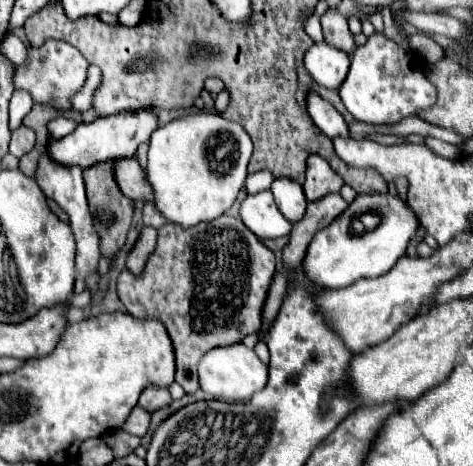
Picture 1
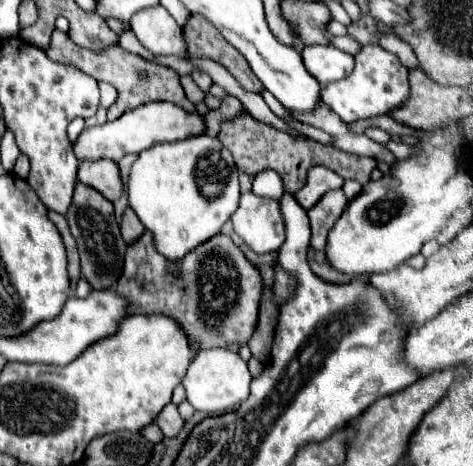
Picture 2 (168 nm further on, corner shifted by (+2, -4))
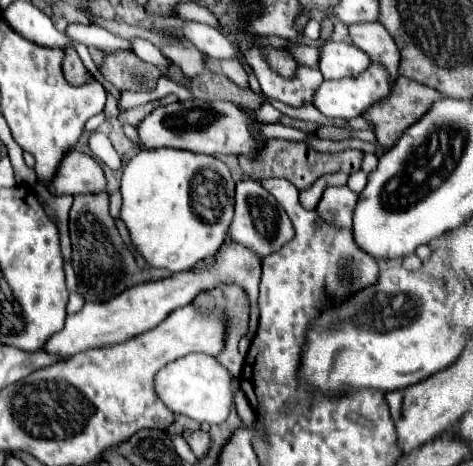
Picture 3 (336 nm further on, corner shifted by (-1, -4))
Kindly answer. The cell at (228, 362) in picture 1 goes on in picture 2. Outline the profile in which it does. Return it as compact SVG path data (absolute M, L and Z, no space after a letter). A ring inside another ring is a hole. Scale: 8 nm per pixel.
M207 348L197 354L197 358L189 364L181 384L187 394L187 402L201 412L223 412L237 402L241 404L249 396L249 384L253 376L247 370L247 362L241 360L239 354L229 352L225 348Z

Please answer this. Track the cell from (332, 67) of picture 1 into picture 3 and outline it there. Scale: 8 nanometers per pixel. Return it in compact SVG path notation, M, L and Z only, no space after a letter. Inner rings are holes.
M326 40L320 48L320 72L326 80L358 76L368 64L370 56L352 44Z

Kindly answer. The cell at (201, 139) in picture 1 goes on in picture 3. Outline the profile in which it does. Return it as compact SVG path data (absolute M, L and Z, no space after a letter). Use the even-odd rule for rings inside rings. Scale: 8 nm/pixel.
M160 148L160 150L140 150L124 168L122 174L122 220L126 222L132 242L136 248L140 248L140 254L148 260L150 266L154 268L168 268L172 272L182 272L192 268L198 260L212 256L218 252L218 248L224 244L228 226L234 216L234 194L236 194L236 184L232 180L230 168L218 160L216 156L210 154L196 154L188 150L176 150L176 148ZM204 170L212 170L216 176L216 190L214 190L214 200L218 206L214 208L216 218L206 220L194 204L192 192L194 192L194 180L200 178Z

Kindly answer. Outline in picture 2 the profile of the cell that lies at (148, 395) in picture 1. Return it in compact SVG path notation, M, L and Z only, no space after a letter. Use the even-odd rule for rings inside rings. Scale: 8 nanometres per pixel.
M167 404L167 406L163 408L163 412L161 412L161 414L157 416L157 420L155 420L155 424L163 430L163 434L165 434L167 438L175 438L175 436L181 432L183 422L185 422L185 420L179 416L175 404Z

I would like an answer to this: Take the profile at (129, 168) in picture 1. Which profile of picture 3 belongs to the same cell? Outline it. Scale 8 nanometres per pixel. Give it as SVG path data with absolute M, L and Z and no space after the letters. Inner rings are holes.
M72 150L64 156L48 190L52 194L100 194L106 192L106 176L94 156Z

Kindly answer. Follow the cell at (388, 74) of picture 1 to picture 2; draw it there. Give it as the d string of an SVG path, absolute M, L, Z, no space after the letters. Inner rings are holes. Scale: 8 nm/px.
M367 44L355 54L353 72L337 82L327 84L321 90L323 102L345 122L357 122L363 118L375 118L379 114L389 114L393 108L401 106L409 96L409 80L407 68L399 62L397 56L385 52L377 44Z

